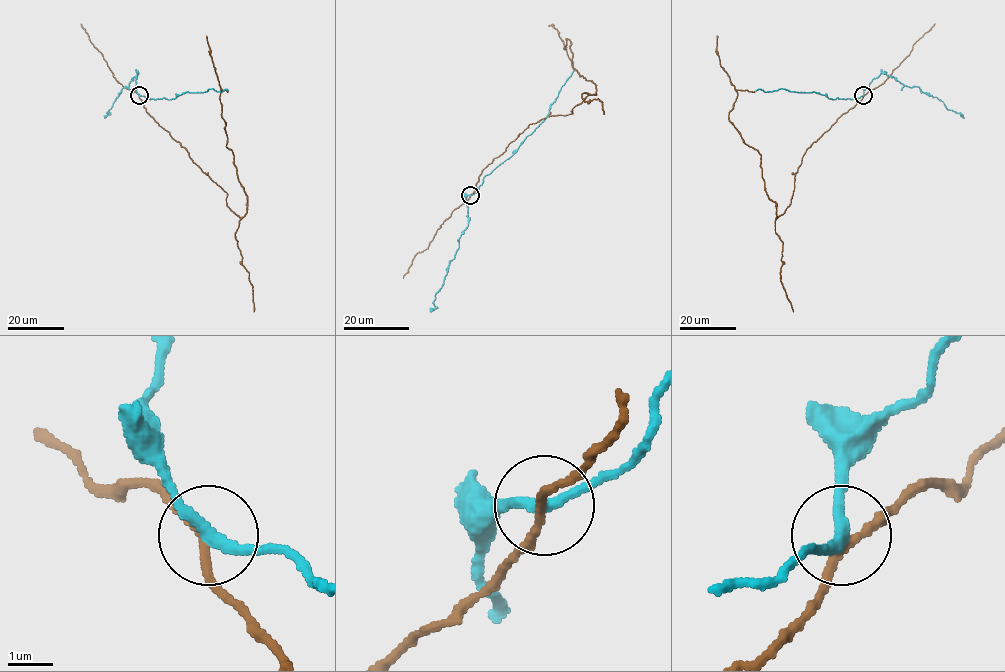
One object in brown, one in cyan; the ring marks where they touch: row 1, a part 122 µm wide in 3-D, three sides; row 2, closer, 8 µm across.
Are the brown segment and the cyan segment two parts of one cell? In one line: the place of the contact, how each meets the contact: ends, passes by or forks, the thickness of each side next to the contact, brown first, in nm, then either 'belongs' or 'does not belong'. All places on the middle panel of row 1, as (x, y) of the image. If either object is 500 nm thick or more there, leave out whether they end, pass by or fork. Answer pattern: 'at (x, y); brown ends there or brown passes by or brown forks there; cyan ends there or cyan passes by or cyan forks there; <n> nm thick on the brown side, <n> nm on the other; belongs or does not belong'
at (470, 195); brown passes by; cyan passes by; 180 nm thick on the brown side, 260 nm on the other; belongs

